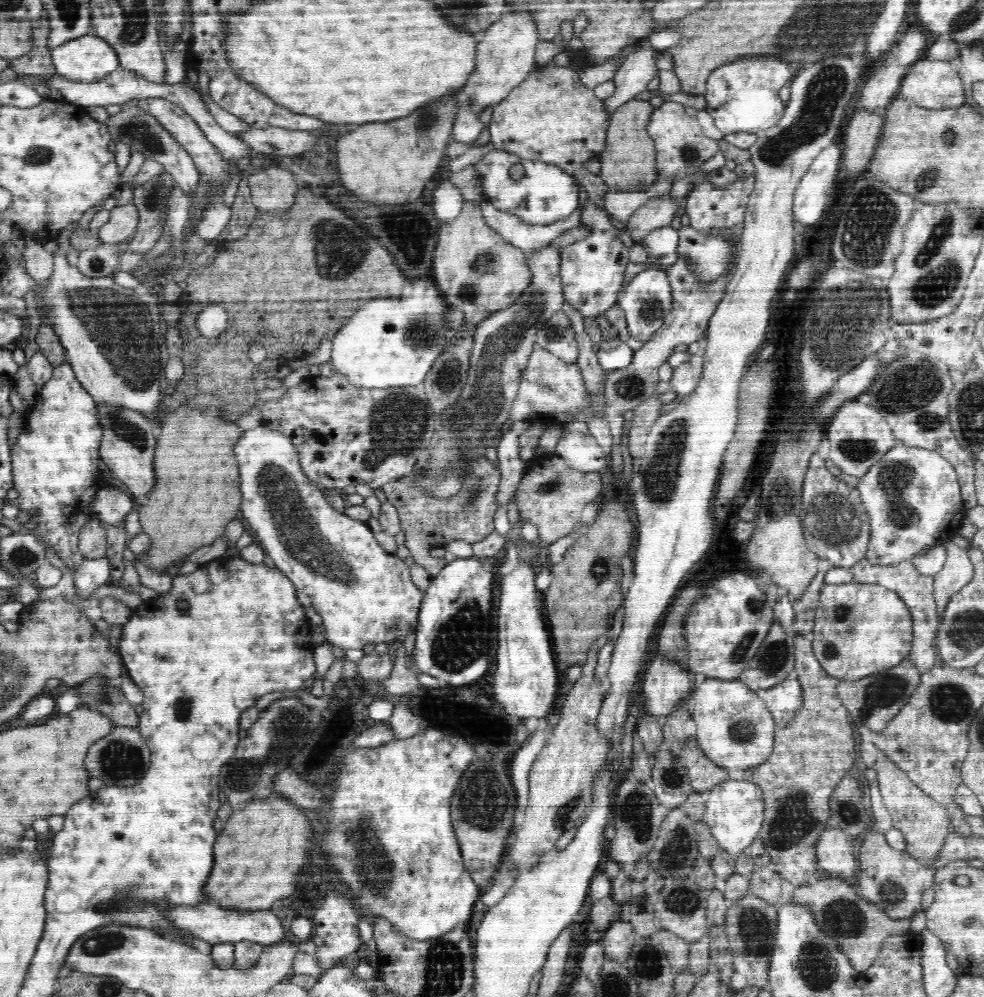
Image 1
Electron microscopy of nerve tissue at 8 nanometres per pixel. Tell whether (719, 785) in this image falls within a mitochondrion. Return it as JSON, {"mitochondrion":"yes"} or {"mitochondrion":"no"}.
{"mitochondrion":"no"}

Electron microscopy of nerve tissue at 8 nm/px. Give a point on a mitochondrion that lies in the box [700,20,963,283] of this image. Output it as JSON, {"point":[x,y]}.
{"point":[825,94]}

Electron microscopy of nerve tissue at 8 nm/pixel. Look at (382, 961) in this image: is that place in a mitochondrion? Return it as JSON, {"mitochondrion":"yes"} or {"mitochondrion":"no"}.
{"mitochondrion":"no"}

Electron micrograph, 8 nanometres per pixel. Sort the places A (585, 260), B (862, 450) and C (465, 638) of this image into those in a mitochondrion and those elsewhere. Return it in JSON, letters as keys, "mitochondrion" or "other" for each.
{"A":"other","B":"mitochondrion","C":"mitochondrion"}

